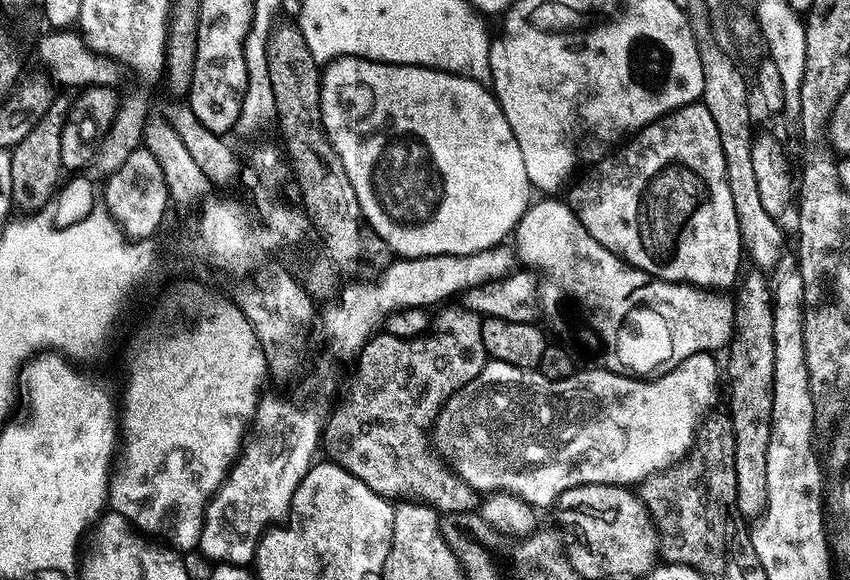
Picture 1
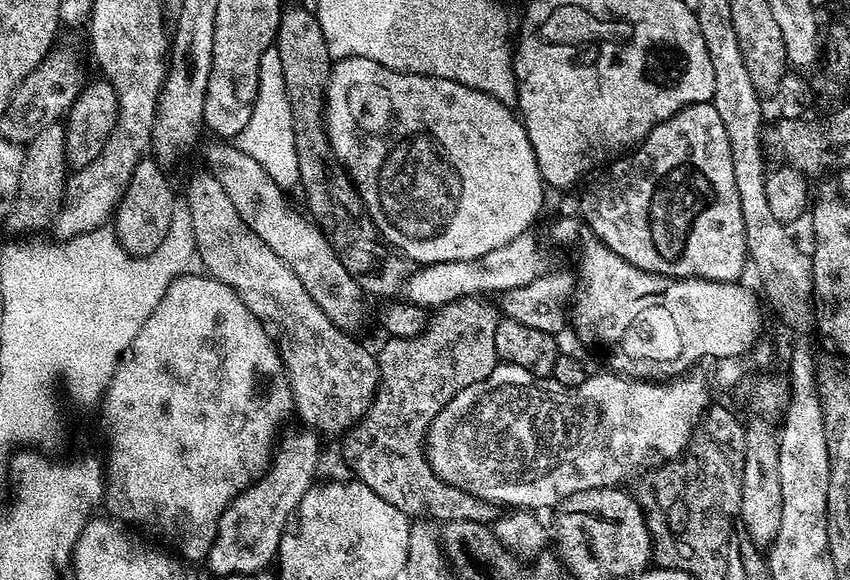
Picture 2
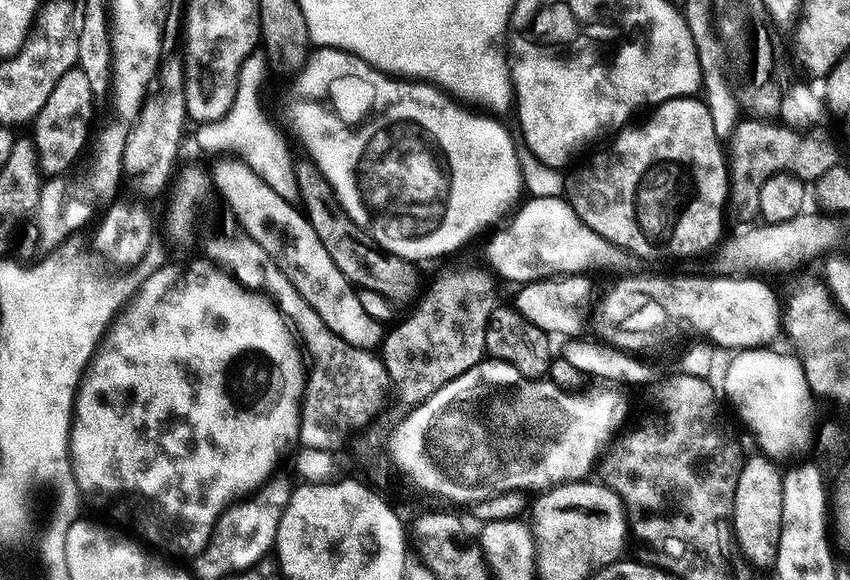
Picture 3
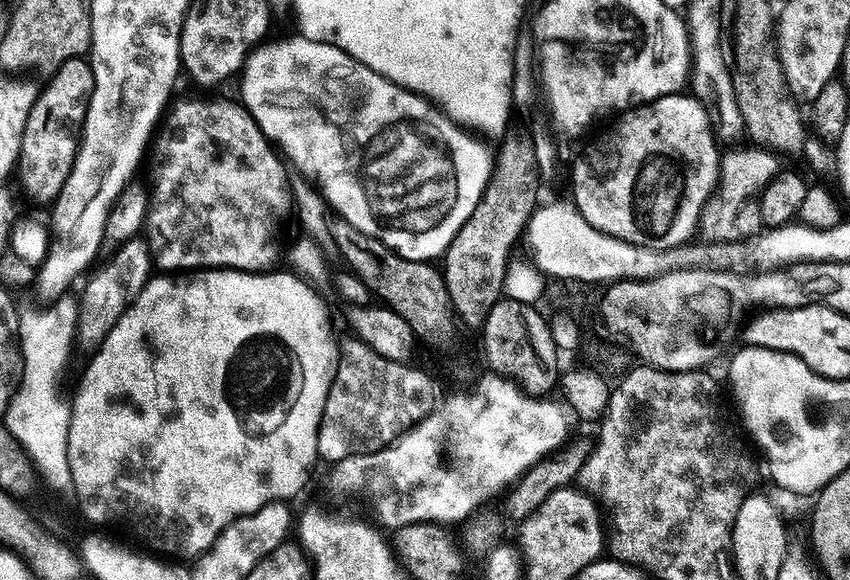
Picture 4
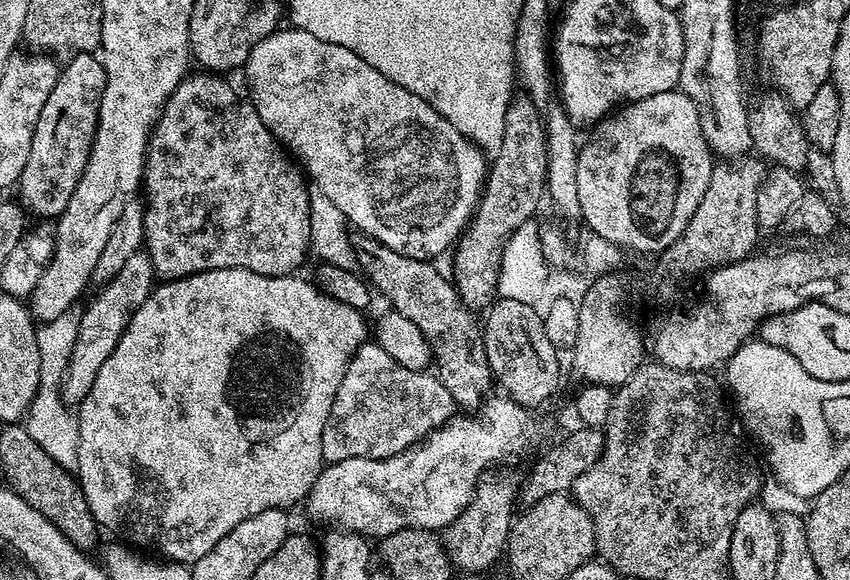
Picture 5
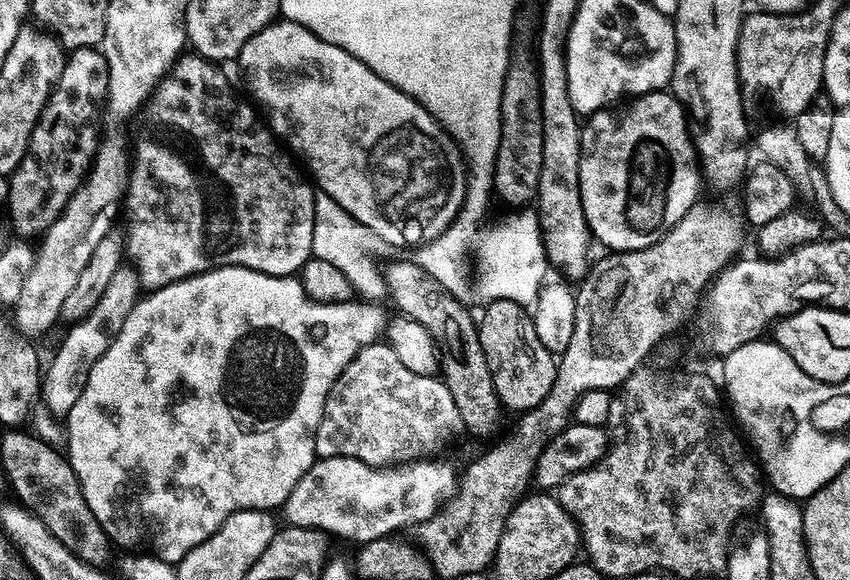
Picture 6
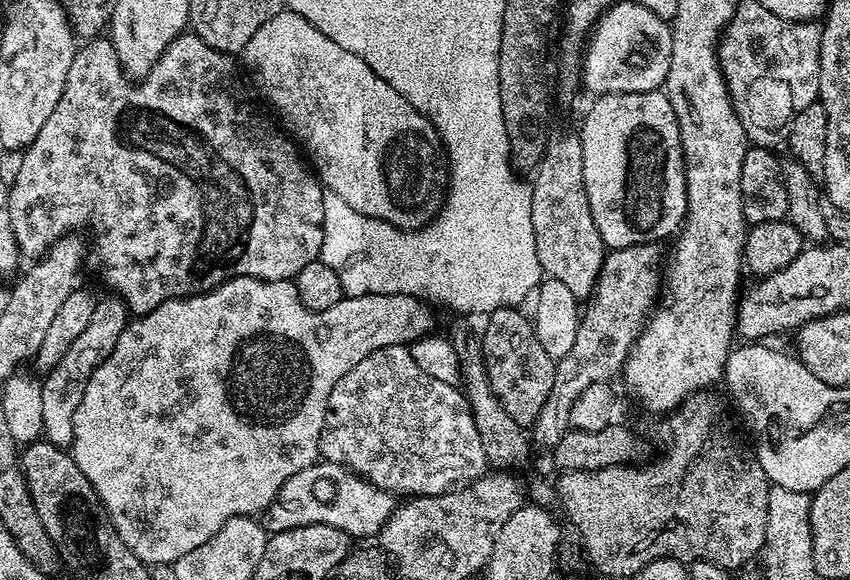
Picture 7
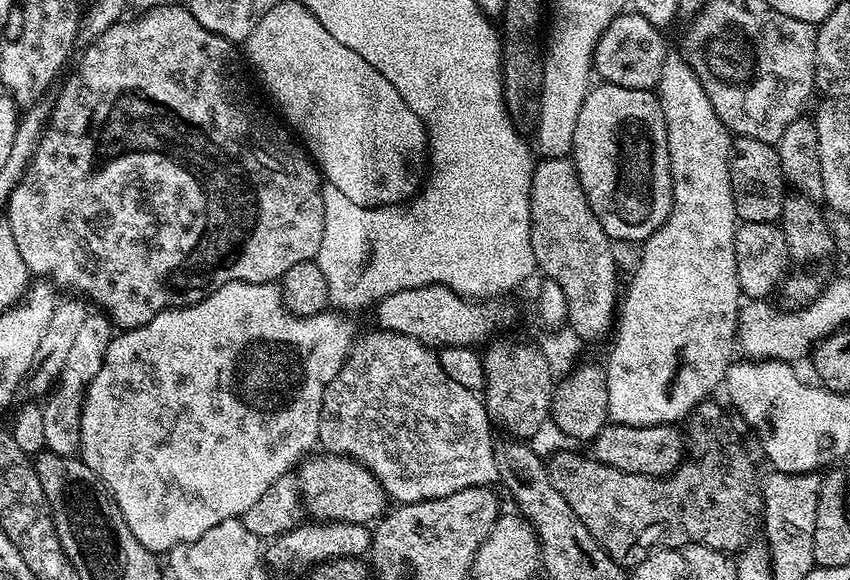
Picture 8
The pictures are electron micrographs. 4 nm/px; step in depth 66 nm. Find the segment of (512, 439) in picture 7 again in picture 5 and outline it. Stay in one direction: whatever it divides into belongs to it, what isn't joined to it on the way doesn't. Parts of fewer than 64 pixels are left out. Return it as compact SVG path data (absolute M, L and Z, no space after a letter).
M360 238L359 241L357 239L354 244L354 251L356 264L368 271L369 277L367 276L367 279L370 281L371 287L379 295L381 292L392 303L389 305L395 311L401 312L406 318L410 318L410 322L414 322L422 329L427 329L428 324L436 324L433 326L432 332L430 328L430 343L435 367L440 367L438 378L442 382L442 386L446 386L446 390L452 395L452 401L455 405L460 407L461 404L464 407L461 409L479 409L489 395L487 393L488 386L491 383L493 384L494 377L484 353L484 333L481 321L472 317L475 315L461 300L453 281L447 275L444 277L434 265L427 264L429 262L427 259L418 256L401 256L400 253L390 250L385 244L381 244L379 240Z

